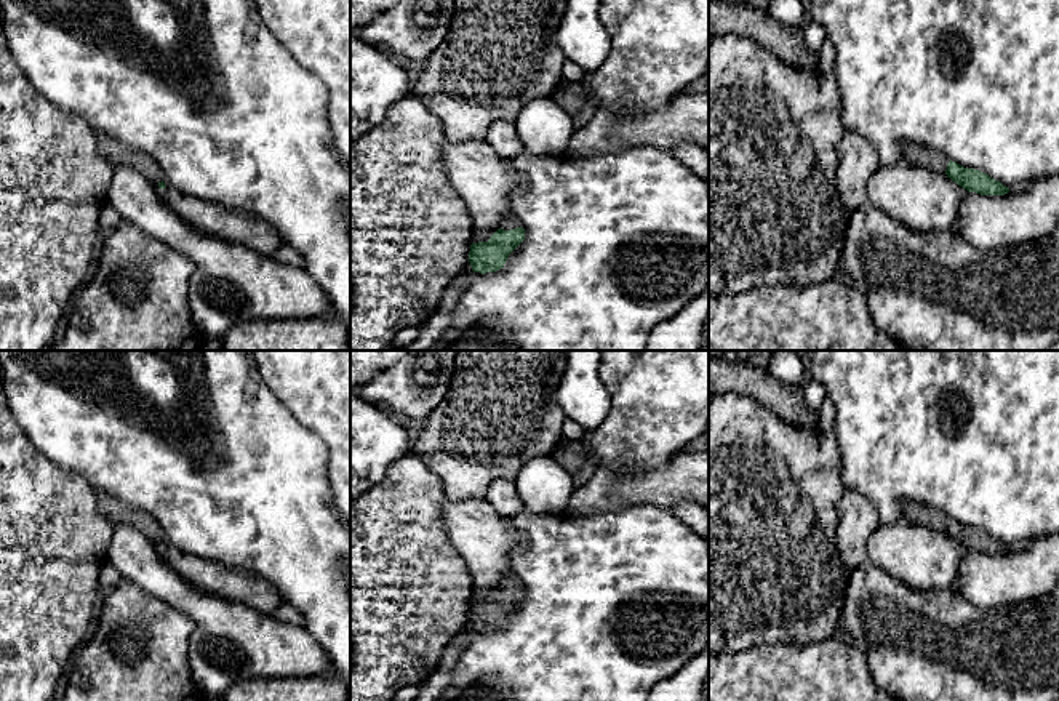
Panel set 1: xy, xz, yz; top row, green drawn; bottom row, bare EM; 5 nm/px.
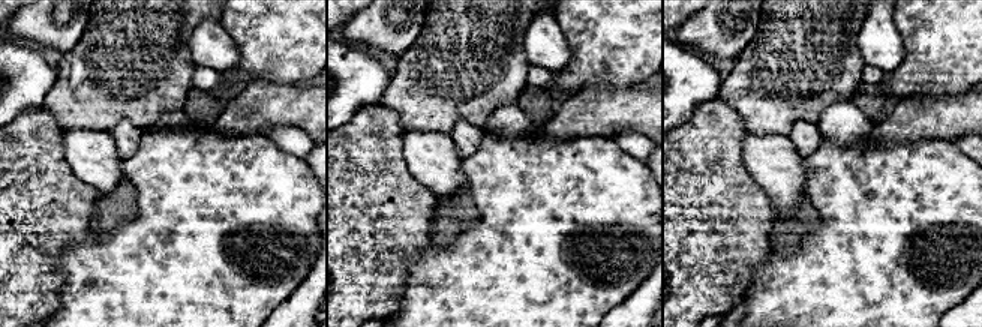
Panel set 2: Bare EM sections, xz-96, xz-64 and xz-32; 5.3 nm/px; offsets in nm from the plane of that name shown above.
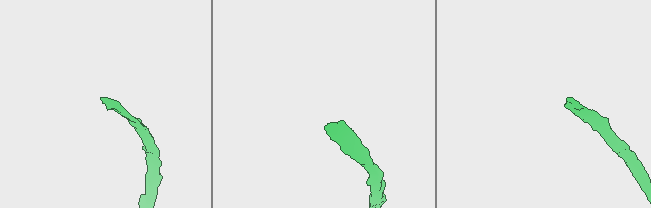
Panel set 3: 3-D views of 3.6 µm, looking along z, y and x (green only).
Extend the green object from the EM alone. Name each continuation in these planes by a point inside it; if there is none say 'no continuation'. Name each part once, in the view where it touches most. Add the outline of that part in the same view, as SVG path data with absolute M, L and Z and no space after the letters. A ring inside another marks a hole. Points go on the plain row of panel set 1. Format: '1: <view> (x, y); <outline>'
1: xz (511, 580); M514 573L506 575L499 583L499 587L504 587L504 589L510 589L517 586L522 586L522 583Z

